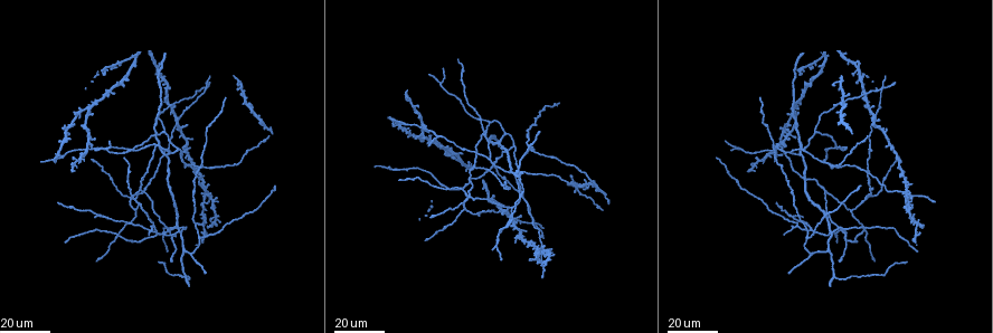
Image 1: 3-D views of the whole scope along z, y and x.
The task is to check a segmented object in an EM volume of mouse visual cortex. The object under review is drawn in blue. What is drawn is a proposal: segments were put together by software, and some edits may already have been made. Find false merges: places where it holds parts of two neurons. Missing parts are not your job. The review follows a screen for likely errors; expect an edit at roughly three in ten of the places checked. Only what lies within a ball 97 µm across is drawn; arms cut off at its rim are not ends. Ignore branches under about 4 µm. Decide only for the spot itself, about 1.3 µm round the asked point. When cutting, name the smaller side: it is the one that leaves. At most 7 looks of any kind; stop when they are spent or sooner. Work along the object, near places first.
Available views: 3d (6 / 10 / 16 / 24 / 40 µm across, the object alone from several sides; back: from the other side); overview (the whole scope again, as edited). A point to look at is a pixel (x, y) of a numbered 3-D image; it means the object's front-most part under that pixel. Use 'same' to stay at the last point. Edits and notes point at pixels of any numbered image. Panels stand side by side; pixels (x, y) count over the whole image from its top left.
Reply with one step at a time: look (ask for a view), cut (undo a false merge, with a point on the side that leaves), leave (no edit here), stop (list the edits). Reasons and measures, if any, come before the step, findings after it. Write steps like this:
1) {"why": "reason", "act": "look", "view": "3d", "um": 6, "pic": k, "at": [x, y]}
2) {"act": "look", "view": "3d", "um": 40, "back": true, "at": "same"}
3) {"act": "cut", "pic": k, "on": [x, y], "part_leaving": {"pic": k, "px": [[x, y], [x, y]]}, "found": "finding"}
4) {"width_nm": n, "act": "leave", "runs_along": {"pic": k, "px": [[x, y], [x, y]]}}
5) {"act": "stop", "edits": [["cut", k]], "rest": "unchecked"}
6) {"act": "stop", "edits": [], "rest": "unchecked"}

{"why": "branch point", "act": "look", "view": "3d", "um": 40, "pic": 1, "at": [866, 198]}

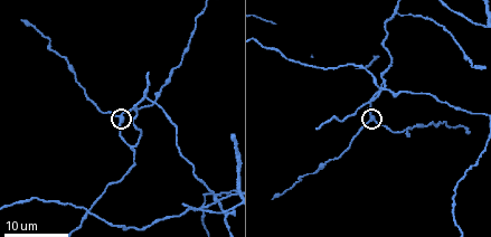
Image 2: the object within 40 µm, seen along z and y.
{"act": "look", "view": "3d", "um": 10, "pic": 2, "at": [120, 116]}

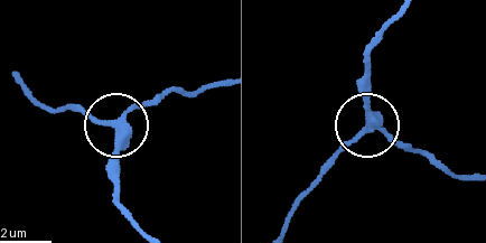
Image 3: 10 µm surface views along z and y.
{"side_arm_um": 29, "act": "leave", "found": "one neuron here"}

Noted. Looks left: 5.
{"why": "arms part here", "act": "look", "view": "3d", "um": 40, "pic": 1, "at": [173, 151]}

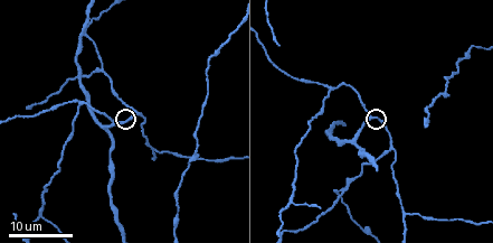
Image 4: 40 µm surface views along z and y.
{"act": "look", "view": "3d", "um": 6, "pic": 4, "at": [370, 119]}

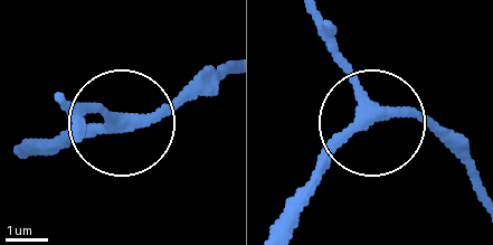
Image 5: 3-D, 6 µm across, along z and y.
{"act": "look", "view": "3d", "um": 6, "back": true, "pic": 5, "at": [113, 123]}

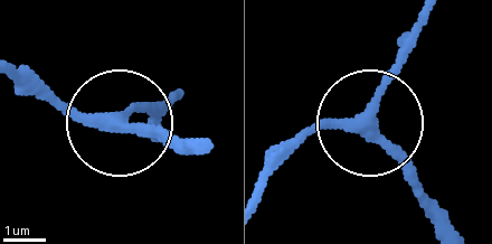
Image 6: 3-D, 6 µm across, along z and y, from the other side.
{"side_arm_um": 142, "act": "leave", "runs_along": {"pic": 6, "px": [[268, 170], [311, 131], [371, 124], [446, 210]]}, "found": "all the same neuron"}

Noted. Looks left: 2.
{"why": "branch point", "act": "look", "view": "3d", "um": 24, "pic": 1, "at": [797, 224]}

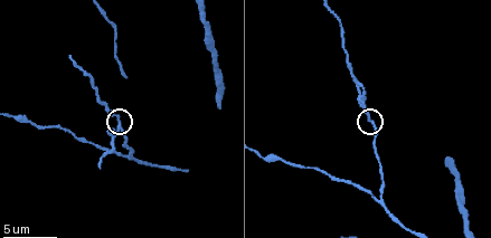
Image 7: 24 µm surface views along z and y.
{"act": "look", "view": "3d", "um": 10, "pic": 7, "at": [368, 121]}

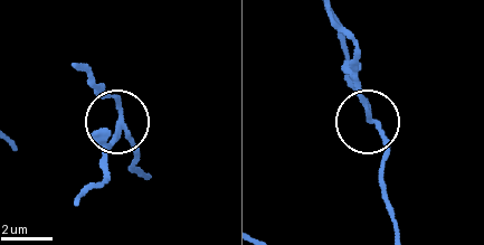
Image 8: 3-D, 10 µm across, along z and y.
{"side_arm_um": 7, "act": "cut", "pic": 8, "on": [106, 147], "part_leaving": {"pic": 8, "px": [[117, 126], [103, 180], [77, 204]]}, "found": "two neurons meet here"}

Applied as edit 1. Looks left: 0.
{"act": "stop", "edits": [["cut", 8]], "rest": "unchecked"}

